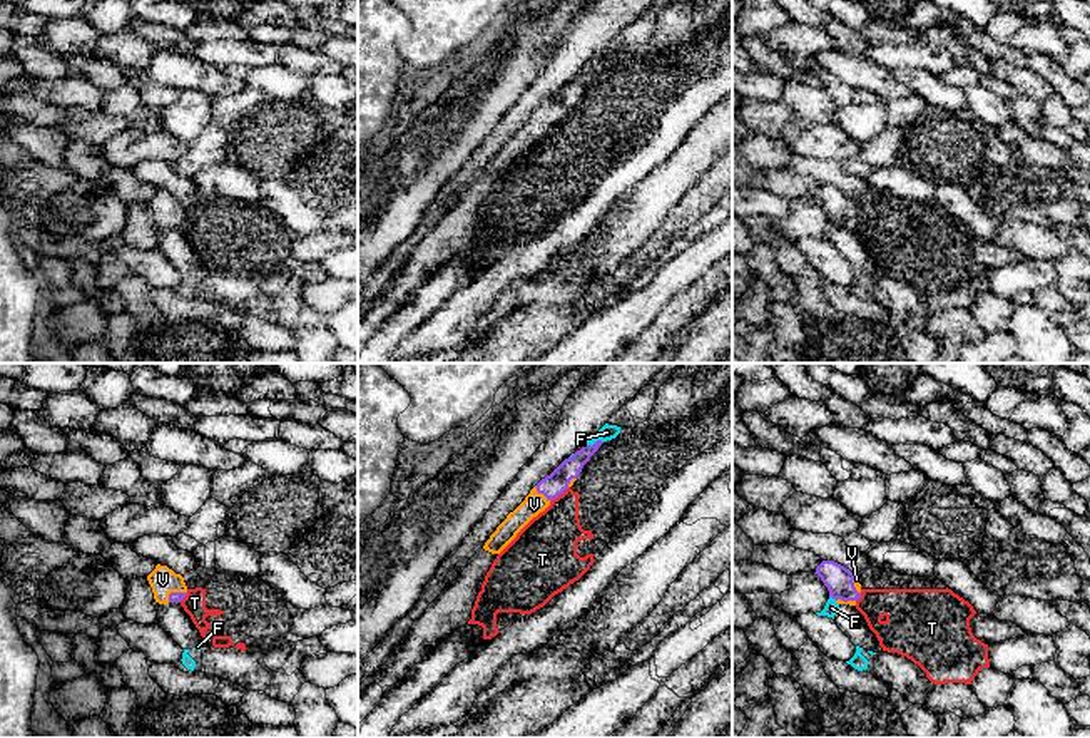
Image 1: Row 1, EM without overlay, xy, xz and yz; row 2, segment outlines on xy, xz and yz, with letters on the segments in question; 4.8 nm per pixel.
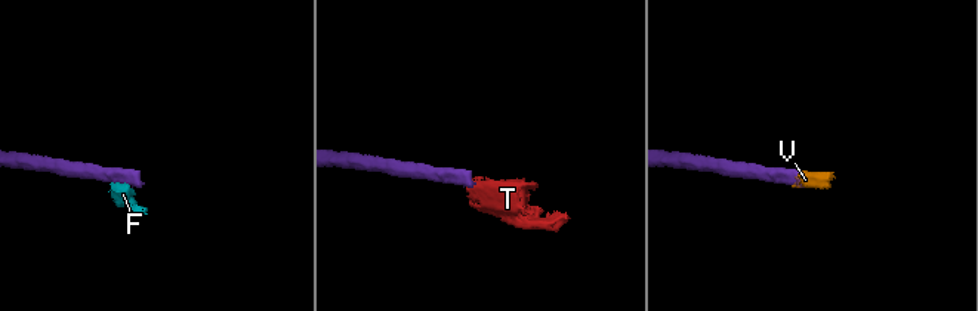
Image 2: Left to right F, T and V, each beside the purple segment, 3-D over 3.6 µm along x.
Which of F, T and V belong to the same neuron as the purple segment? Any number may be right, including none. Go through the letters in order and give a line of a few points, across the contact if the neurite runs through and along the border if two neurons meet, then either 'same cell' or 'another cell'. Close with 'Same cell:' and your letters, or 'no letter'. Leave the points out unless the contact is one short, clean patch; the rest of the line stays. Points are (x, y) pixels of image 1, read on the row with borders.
F: line xz (602, 440), (584, 445); another cell
T: line xz (569, 487), (550, 502); another cell
V: line xz (557, 482), (542, 492), (534, 504); same cell
Same cell: V

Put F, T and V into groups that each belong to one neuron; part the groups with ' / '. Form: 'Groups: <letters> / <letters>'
Groups: F / T / V

